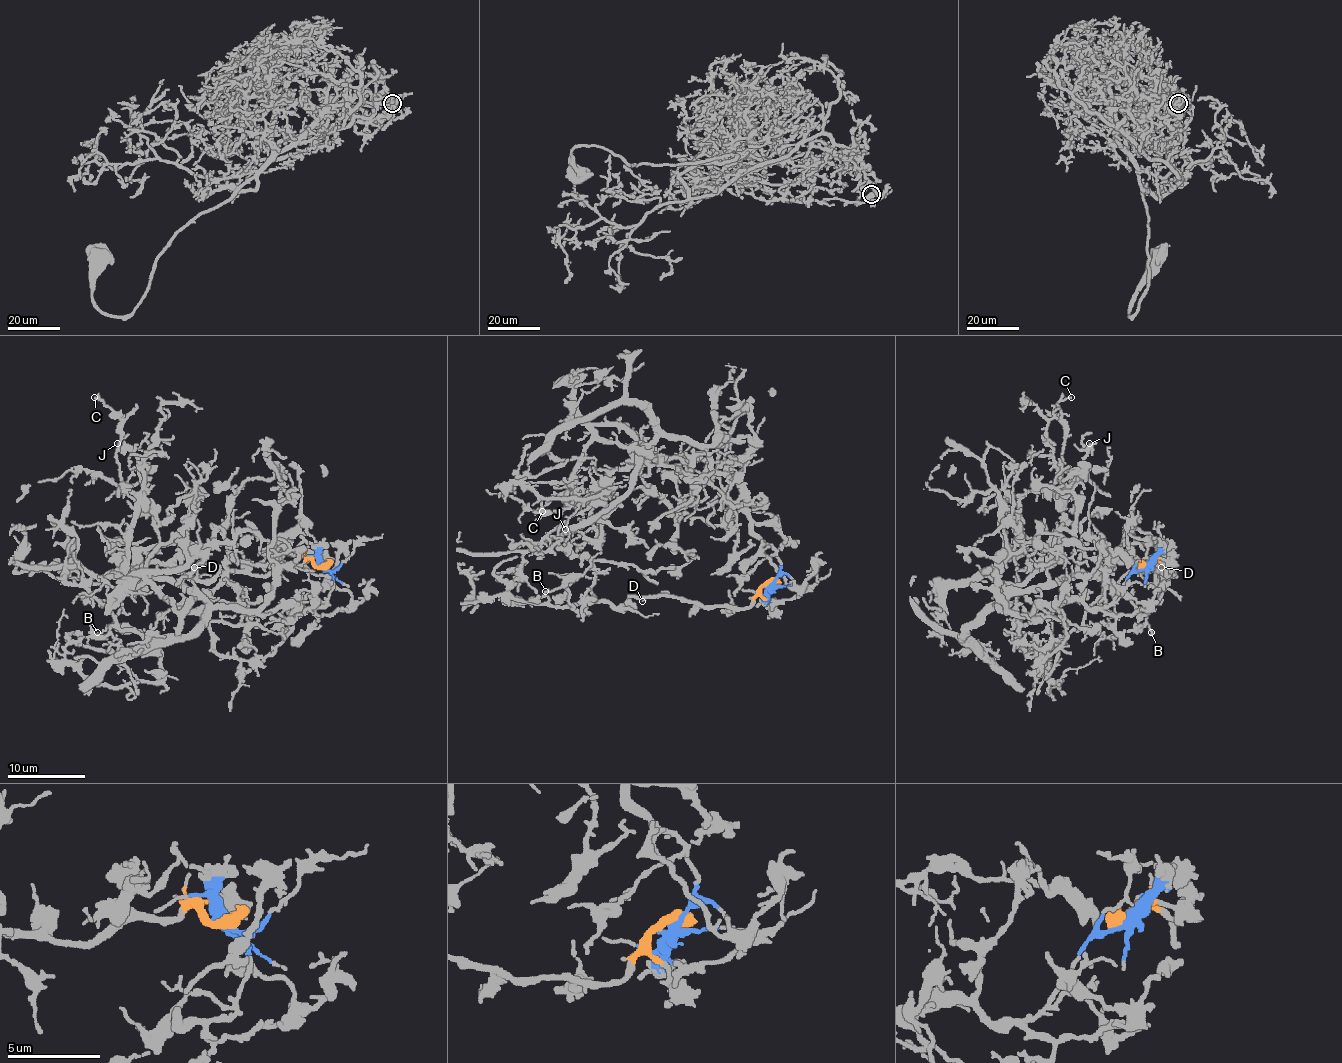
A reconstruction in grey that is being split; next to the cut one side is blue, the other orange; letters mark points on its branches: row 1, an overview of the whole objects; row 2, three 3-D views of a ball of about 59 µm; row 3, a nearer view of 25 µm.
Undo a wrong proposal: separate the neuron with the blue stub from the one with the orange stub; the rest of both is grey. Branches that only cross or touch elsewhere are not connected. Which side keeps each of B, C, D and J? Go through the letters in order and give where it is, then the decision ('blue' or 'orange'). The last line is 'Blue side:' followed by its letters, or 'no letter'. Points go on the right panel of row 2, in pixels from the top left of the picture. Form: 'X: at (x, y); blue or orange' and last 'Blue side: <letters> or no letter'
B: at (1151, 632); orange
C: at (1071, 397); blue
D: at (1161, 567); orange
J: at (1089, 443); blue
Blue side: C, J

